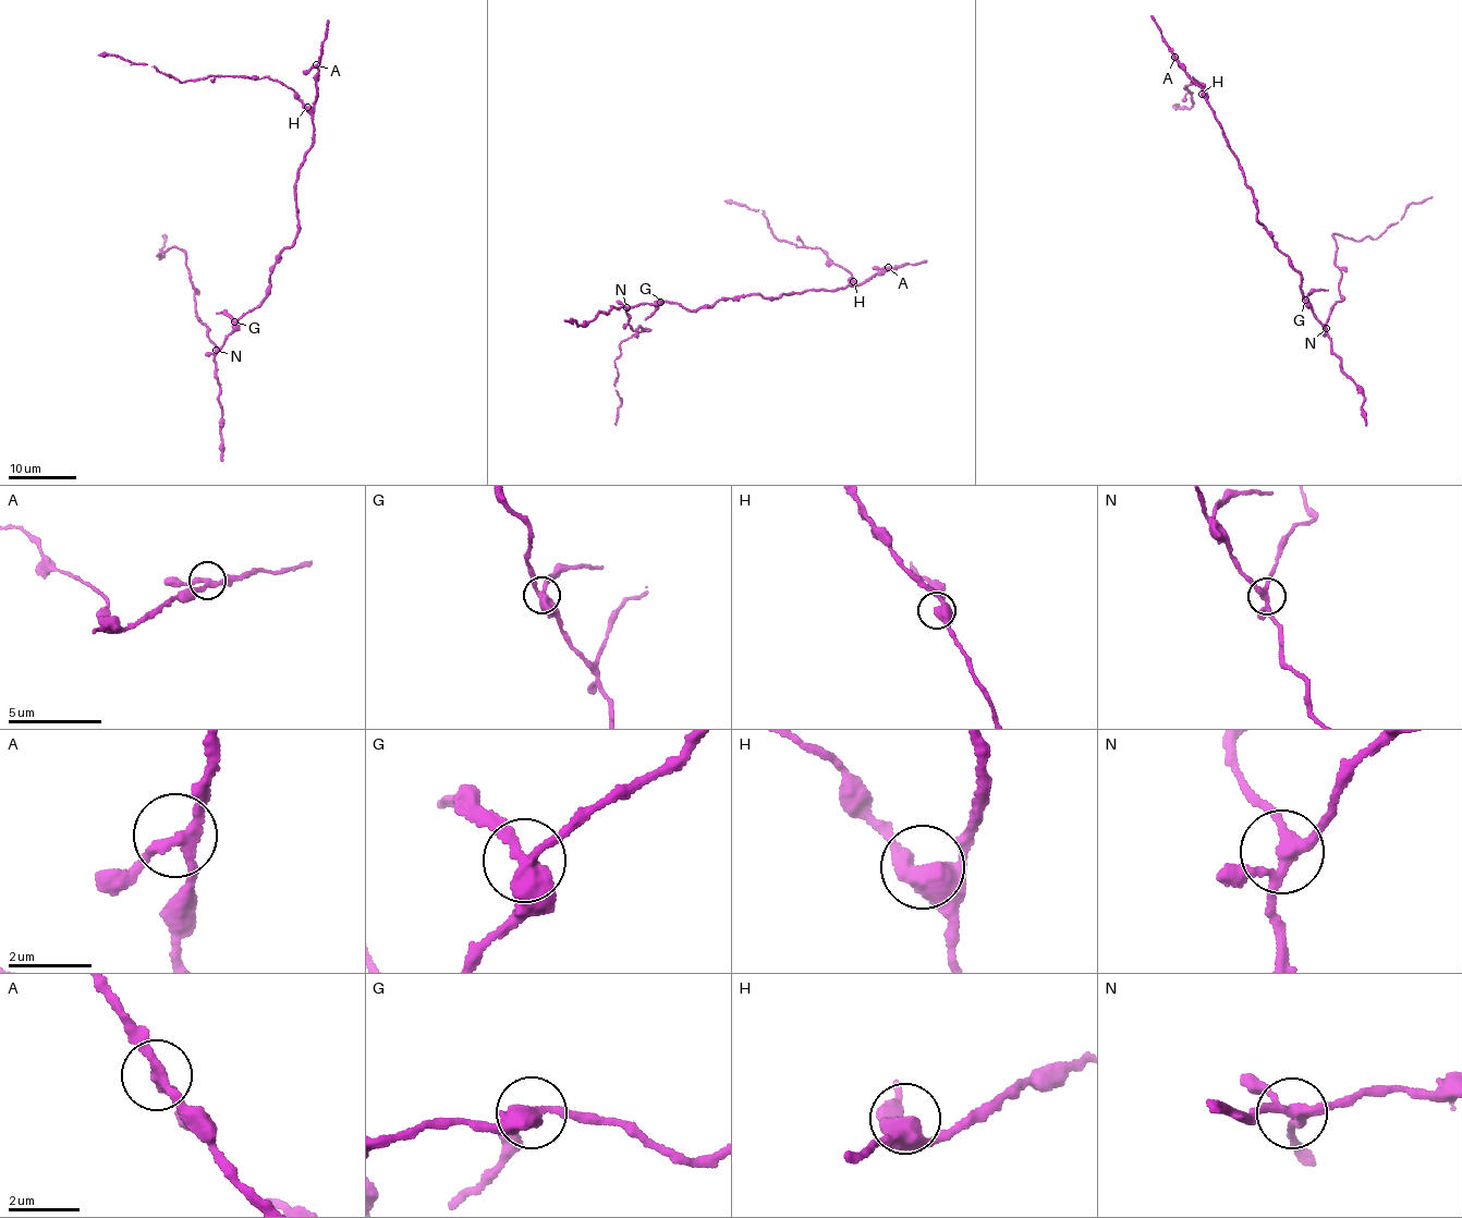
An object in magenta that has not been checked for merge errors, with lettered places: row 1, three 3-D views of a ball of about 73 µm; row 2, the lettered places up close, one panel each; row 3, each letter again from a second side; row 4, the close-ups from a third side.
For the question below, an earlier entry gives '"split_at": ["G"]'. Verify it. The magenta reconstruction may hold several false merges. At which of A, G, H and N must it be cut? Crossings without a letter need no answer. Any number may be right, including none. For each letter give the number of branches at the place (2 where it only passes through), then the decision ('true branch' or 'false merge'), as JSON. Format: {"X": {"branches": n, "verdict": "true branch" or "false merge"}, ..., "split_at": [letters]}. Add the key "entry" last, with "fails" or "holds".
{"A": {"branches": 3, "verdict": "true branch"}, "G": {"branches": 3, "verdict": "false merge"}, "H": {"branches": 3, "verdict": "true branch"}, "N": {"branches": 4, "verdict": "true branch"}, "split_at": ["G"], "entry": "holds"}

